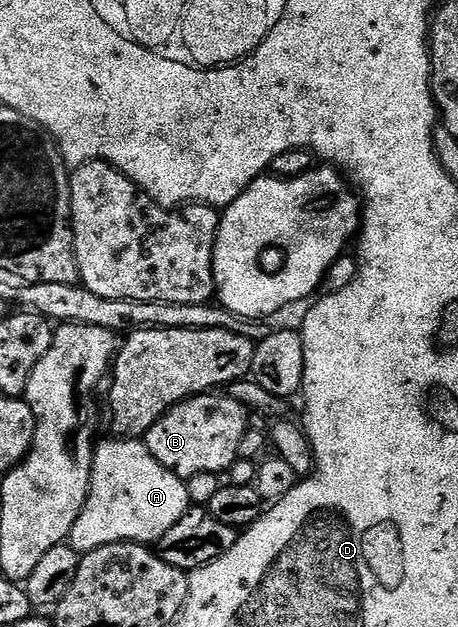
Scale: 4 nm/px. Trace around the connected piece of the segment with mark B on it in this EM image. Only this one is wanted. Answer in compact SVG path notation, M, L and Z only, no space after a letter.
M225 392L197 394L176 402L143 436L145 447L175 476L189 479L200 474L224 475L239 461L239 444L250 429L250 411Z

